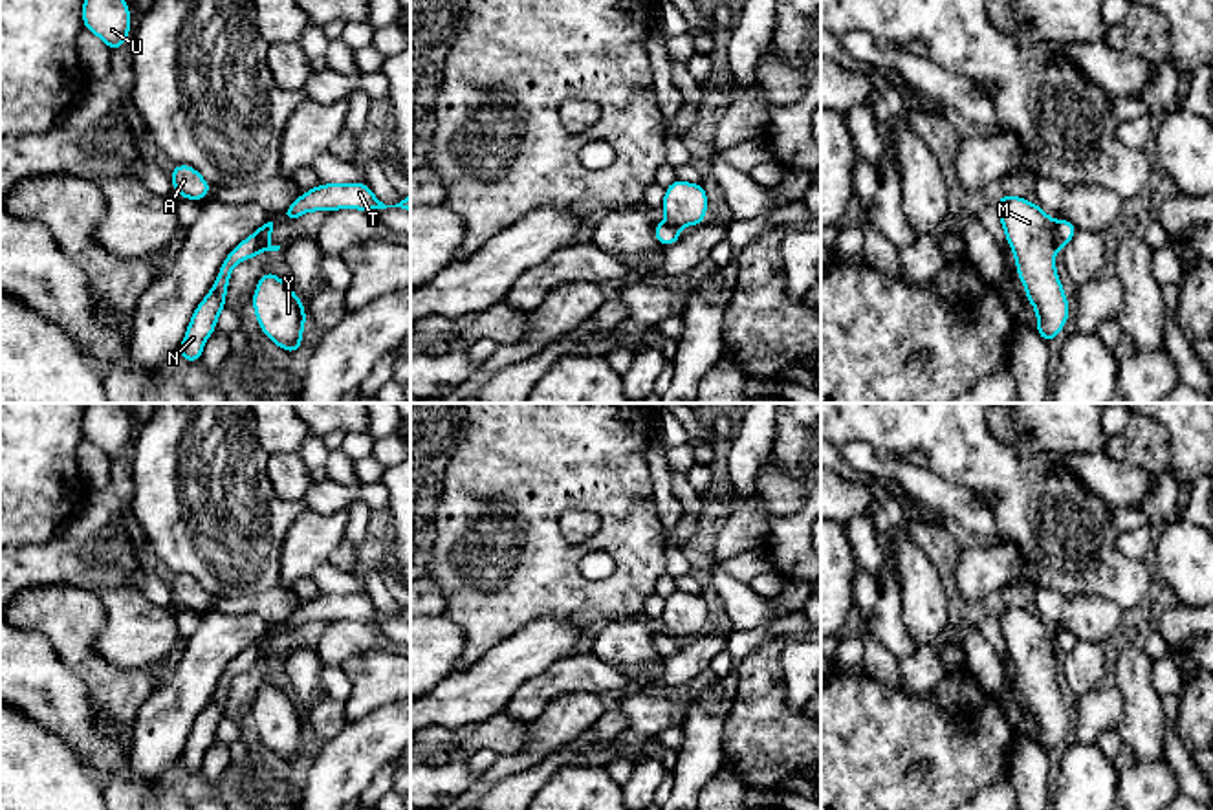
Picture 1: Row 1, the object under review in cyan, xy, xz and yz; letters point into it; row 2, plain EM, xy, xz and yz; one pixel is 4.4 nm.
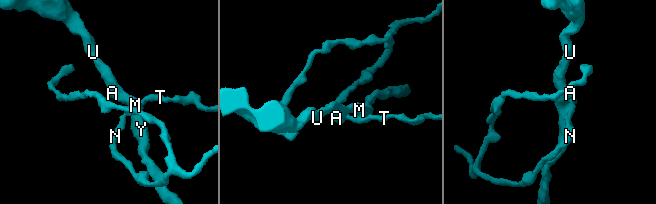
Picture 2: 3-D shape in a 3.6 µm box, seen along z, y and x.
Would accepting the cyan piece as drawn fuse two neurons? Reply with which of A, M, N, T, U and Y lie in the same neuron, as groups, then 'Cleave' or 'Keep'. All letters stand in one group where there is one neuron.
Groups: A M U Y / N T. Cleave

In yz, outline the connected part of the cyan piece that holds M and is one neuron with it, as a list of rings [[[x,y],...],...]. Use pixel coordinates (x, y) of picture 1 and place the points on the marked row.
[[[1002,192],[997,207],[1026,299],[1037,312],[1037,334],[1048,343],[1059,335],[1070,315],[1054,264],[1059,249],[1054,222],[1037,203],[1021,196]]]

